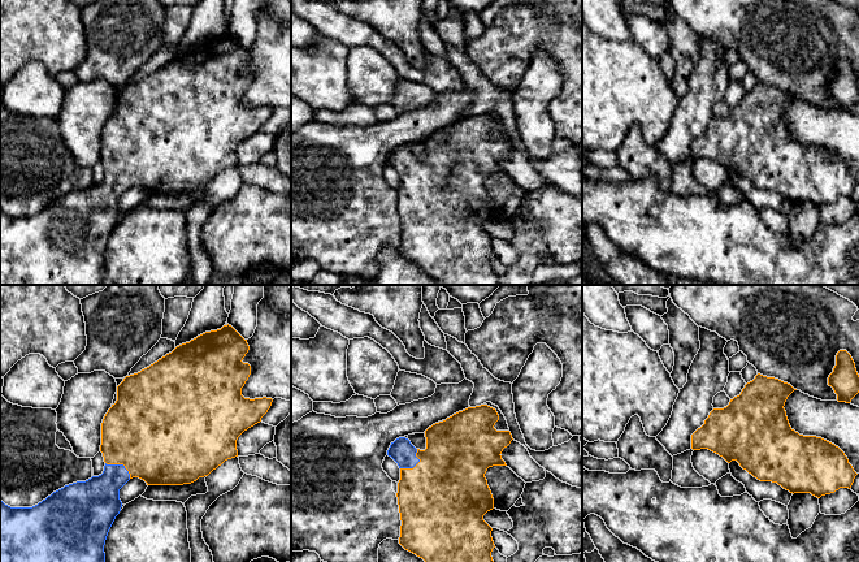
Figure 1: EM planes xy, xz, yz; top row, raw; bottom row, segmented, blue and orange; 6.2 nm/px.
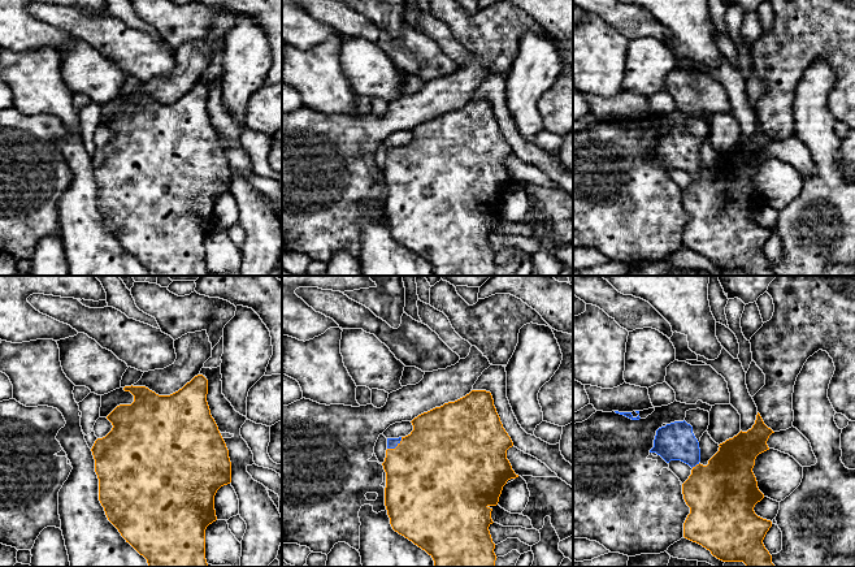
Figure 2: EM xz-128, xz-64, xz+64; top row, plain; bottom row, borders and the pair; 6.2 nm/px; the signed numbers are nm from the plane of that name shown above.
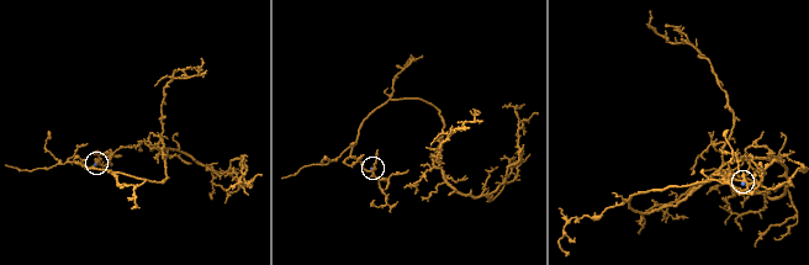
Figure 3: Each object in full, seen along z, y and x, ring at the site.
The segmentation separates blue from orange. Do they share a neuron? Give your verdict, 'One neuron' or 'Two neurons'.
One neuron

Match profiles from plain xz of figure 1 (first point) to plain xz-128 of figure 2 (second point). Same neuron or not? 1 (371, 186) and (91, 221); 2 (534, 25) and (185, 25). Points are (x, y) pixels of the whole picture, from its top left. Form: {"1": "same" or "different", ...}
{"1": "different", "2": "same"}

